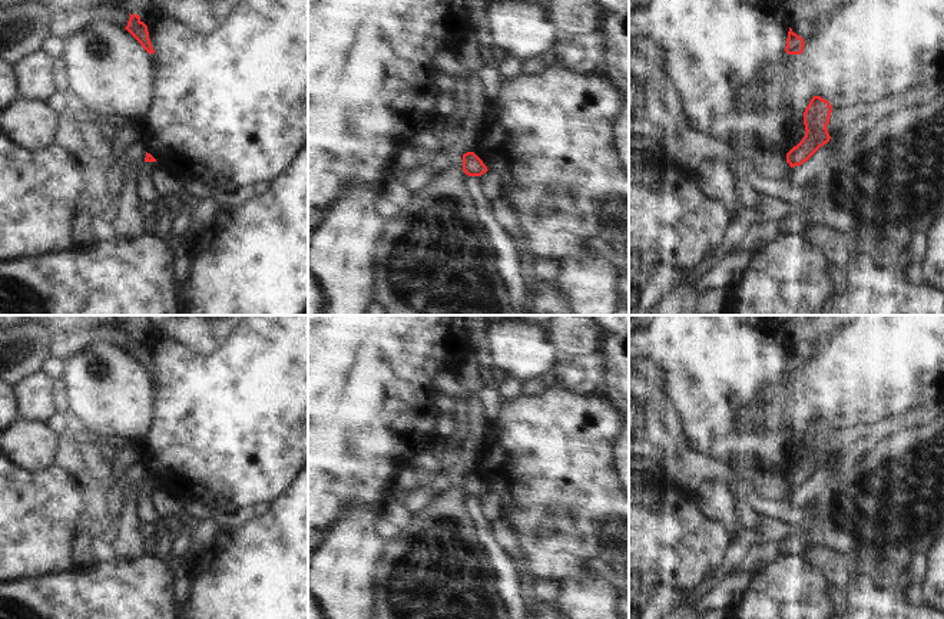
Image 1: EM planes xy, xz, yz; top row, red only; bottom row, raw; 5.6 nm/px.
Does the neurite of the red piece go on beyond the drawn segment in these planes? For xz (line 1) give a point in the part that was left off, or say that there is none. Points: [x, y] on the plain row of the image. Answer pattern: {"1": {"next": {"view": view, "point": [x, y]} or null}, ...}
{"1": {"next": null}}

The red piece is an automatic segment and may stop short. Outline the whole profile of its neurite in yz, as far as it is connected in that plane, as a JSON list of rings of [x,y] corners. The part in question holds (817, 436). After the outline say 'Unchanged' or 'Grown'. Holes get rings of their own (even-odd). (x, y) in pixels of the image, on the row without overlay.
[[[814,417],[804,433],[805,457],[786,474],[791,489],[806,483],[821,467],[829,463],[828,444],[832,427],[821,417]]]. Unchanged

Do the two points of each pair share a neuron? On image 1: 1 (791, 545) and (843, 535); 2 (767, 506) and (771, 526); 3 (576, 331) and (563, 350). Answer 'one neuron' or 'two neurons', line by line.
1: two neurons
2: two neurons
3: one neuron

